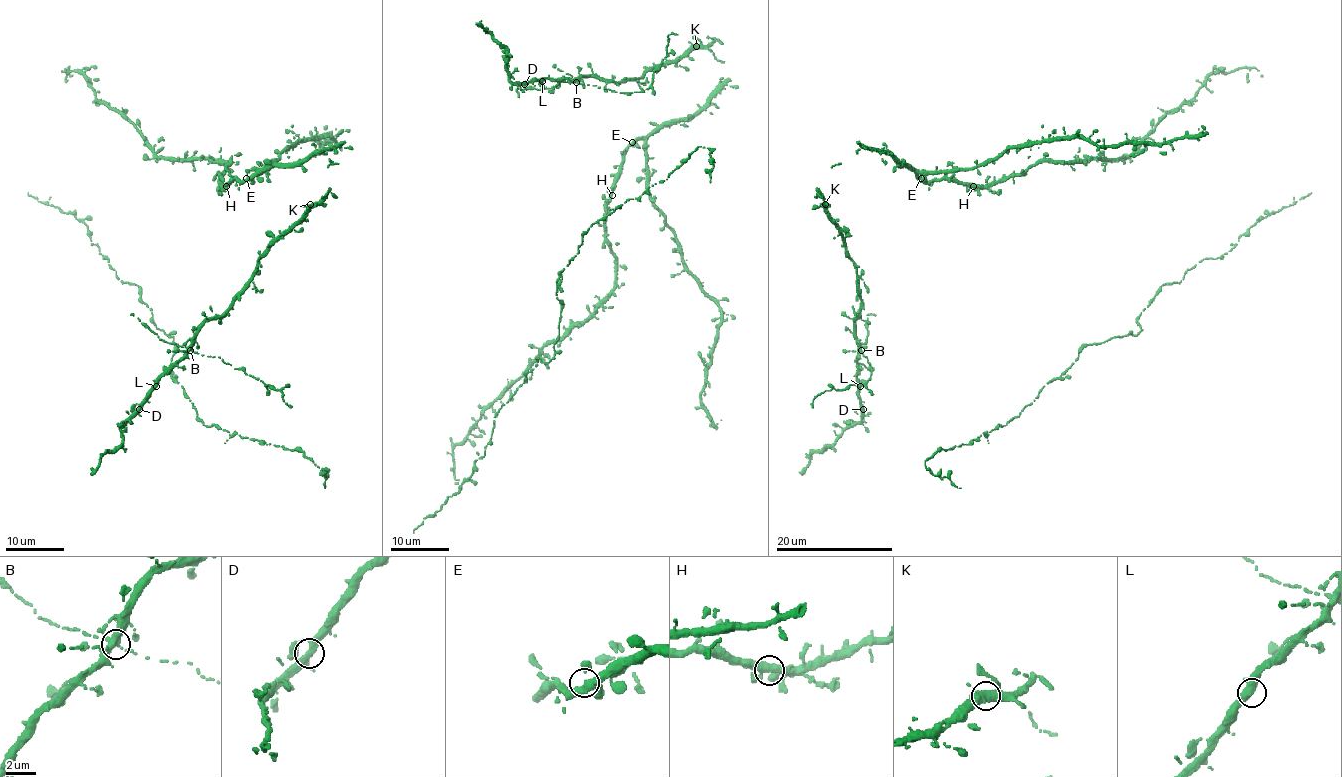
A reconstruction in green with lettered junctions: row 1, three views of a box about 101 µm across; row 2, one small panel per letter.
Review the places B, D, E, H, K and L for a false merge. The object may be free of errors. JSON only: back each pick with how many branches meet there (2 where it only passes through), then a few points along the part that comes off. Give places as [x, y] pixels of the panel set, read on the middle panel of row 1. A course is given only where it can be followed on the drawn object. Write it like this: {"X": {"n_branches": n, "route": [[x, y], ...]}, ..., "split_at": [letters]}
{"split_at": []}

